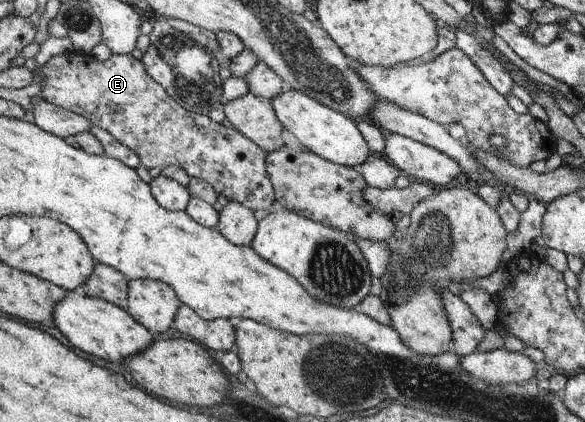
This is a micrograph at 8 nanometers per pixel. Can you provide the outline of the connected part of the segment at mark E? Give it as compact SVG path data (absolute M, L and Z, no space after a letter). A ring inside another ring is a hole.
M65 52L52 57L44 66L45 84L39 95L55 106L66 108L78 115L87 117L99 128L109 131L119 142L133 149L139 164L150 169L155 166L179 166L190 177L208 182L215 192L222 194L228 201L247 206L253 212L270 211L275 208L274 188L266 174L266 152L250 141L235 128L226 128L222 123L213 121L208 115L193 114L173 100L165 89L149 76L143 62L126 55L111 55L100 62L89 54Z

